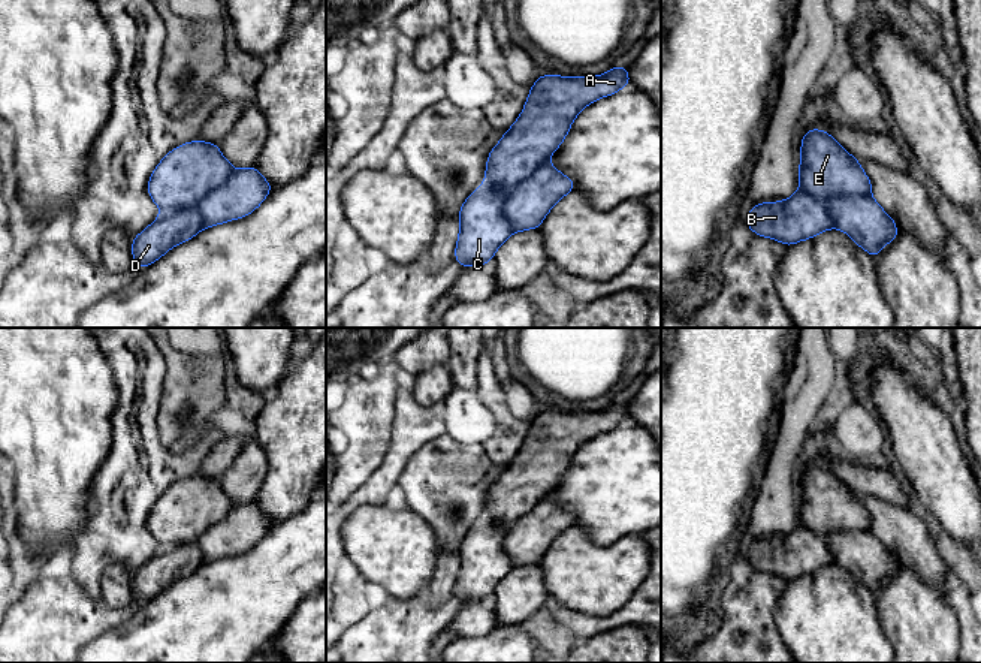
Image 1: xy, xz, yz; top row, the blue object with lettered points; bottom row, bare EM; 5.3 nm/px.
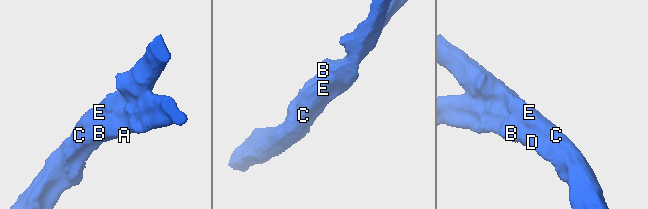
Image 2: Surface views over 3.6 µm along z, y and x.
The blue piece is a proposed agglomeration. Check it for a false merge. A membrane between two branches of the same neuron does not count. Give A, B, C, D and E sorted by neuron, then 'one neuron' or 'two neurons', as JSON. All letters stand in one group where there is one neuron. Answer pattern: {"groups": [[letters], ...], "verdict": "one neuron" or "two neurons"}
{"groups": [["A", "B", "C", "D", "E"]], "verdict": "one neuron"}

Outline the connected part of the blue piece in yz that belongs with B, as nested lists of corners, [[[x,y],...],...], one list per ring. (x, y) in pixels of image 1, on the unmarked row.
[[[809,464],[803,470],[800,488],[800,522],[785,536],[755,539],[745,560],[755,570],[779,576],[787,582],[836,563],[876,594],[899,567],[896,557],[872,533],[872,518],[860,497],[821,464]]]

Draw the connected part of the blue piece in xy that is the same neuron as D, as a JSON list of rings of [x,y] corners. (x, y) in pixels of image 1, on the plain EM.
[[[196,474],[170,485],[153,506],[147,524],[162,549],[132,575],[133,599],[139,605],[190,576],[202,564],[247,552],[274,522],[256,501],[235,504],[220,488],[218,479]]]

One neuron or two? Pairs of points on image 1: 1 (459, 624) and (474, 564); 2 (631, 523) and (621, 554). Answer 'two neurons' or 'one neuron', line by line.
1: one neuron
2: two neurons

